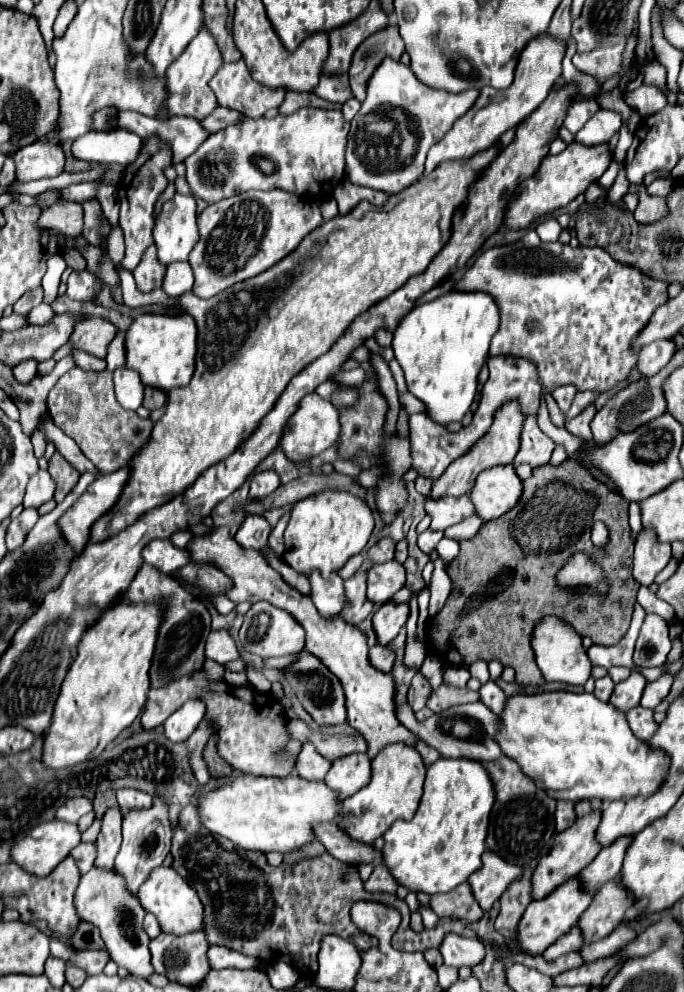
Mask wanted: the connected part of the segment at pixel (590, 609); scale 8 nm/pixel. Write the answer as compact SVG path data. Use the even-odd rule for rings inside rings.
M566 460L558 466L546 464L532 470L532 476L522 482L522 498L516 502L514 508L510 508L506 514L502 514L496 520L490 520L482 524L478 534L470 540L460 542L460 554L454 558L450 566L450 576L458 582L462 588L472 588L472 596L466 594L450 594L444 610L430 622L430 634L428 644L432 646L434 654L440 660L446 660L448 666L470 666L476 660L500 660L504 666L512 666L516 670L516 682L518 684L544 684L544 678L534 662L534 650L530 650L530 634L538 620L544 616L556 616L564 618L564 622L572 624L574 630L580 636L590 636L592 642L602 646L614 646L622 640L622 636L630 628L636 594L640 584L632 578L632 552L634 544L630 538L630 526L628 526L628 502L610 490L606 484L594 480L576 460ZM592 522L606 522L606 528L610 532L608 544L604 548L598 548L598 560L600 564L612 564L612 586L610 594L606 598L584 598L582 602L572 600L568 602L566 594L556 592L556 572L564 566L564 562L576 552L594 552L590 542L590 530Z

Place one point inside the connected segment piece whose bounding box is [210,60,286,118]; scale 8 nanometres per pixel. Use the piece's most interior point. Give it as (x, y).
(233, 85)

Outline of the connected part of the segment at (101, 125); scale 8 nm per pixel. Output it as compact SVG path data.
M106 107L94 114L94 130L108 130L116 126L116 108Z

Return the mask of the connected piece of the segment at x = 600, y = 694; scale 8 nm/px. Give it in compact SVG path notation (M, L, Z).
M604 676L604 678L596 680L596 688L594 688L594 696L596 696L598 700L606 702L606 700L610 698L612 690L614 690L614 682L612 682L612 678L610 678L610 676Z

